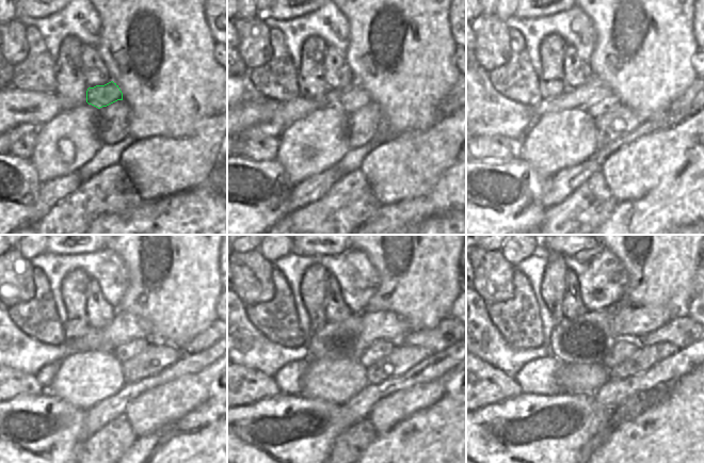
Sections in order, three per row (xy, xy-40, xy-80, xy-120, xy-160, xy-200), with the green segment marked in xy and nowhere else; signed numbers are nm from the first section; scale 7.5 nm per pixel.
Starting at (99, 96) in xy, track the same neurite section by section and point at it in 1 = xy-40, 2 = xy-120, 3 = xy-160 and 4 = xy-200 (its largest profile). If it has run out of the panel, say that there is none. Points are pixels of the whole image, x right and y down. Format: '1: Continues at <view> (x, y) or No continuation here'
1: Continues at xy-40 (353, 97)
2: Continues at xy-120 (130, 349)
3: Continues at xy-160 (380, 349)
4: Continues at xy-200 (622, 350)

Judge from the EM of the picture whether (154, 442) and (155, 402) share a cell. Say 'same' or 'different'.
different

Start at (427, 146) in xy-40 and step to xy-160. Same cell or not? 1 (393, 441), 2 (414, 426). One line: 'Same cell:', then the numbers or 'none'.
Same cell: none

